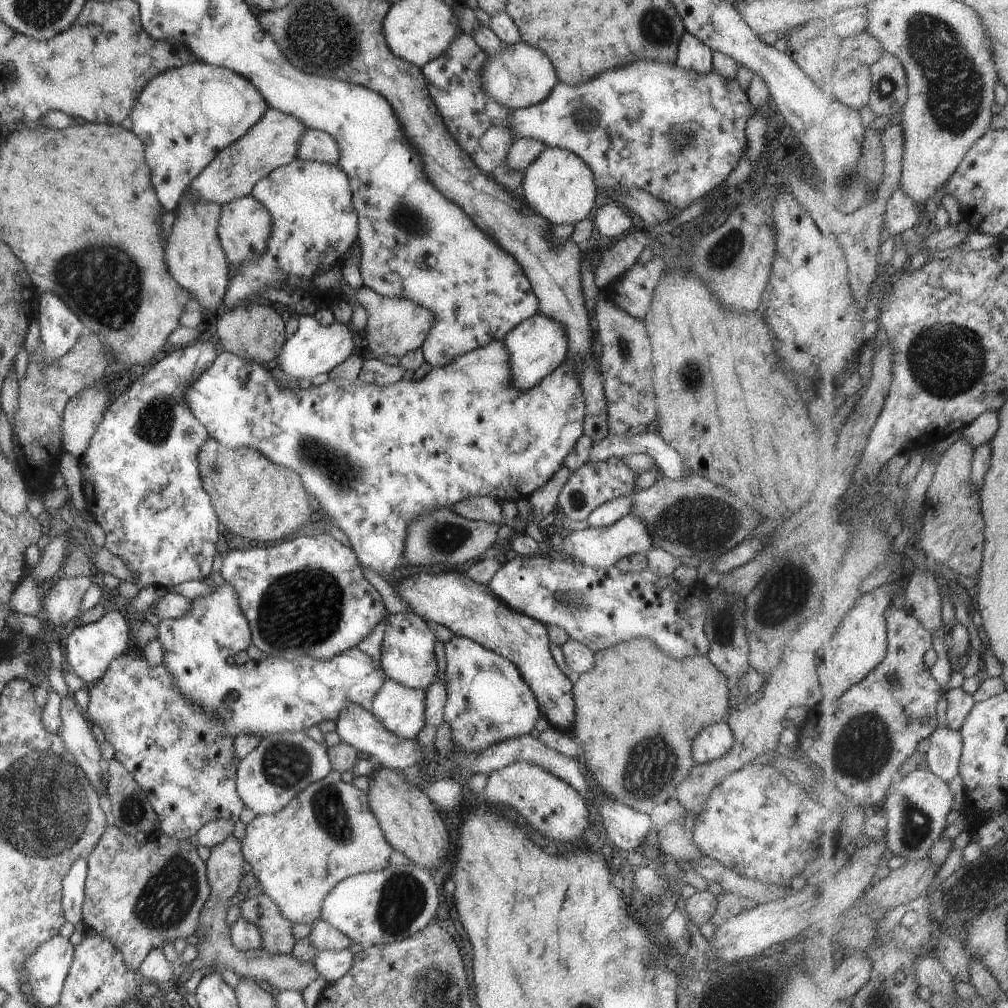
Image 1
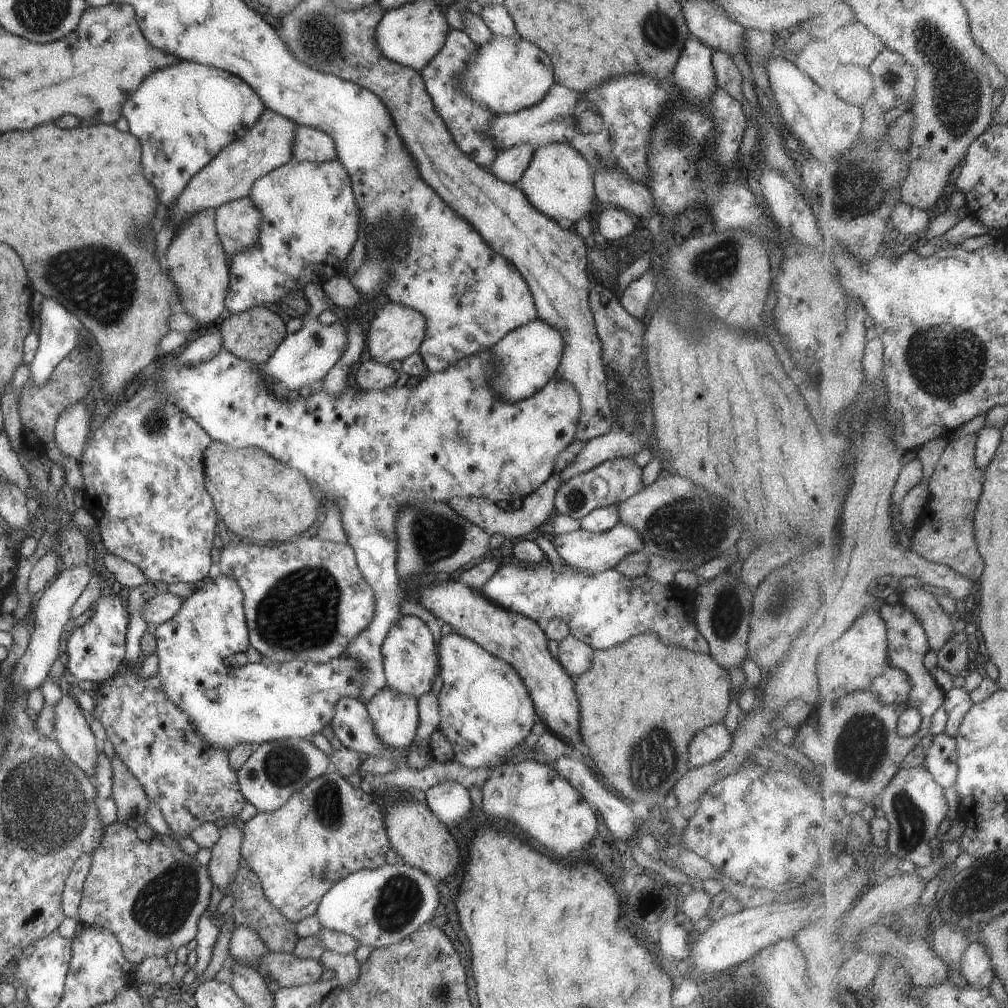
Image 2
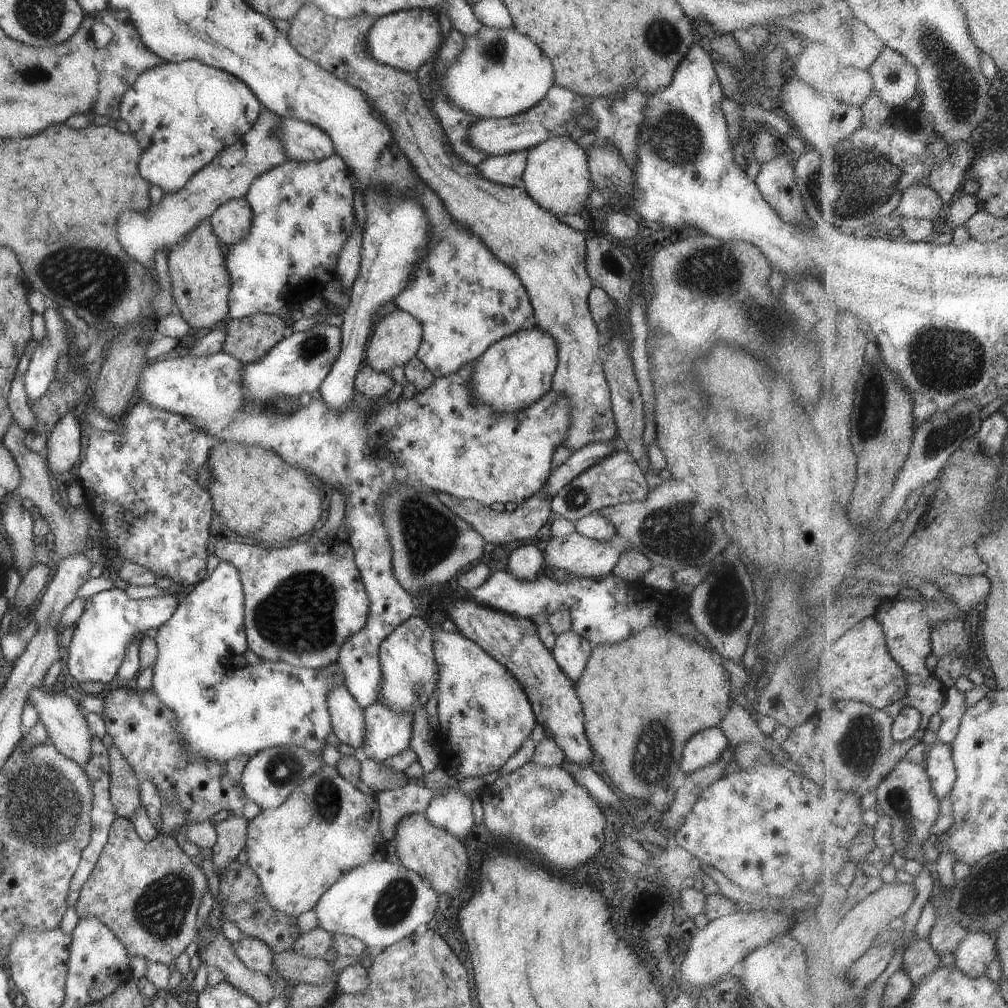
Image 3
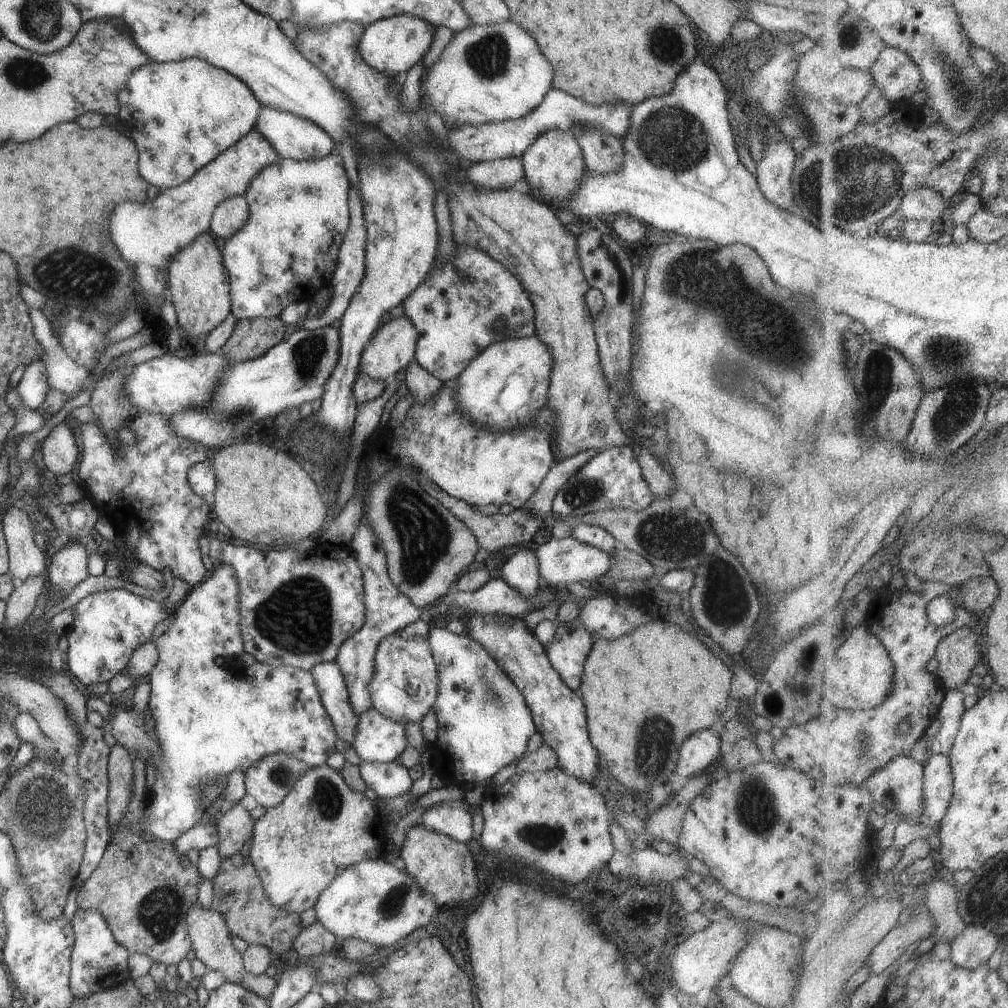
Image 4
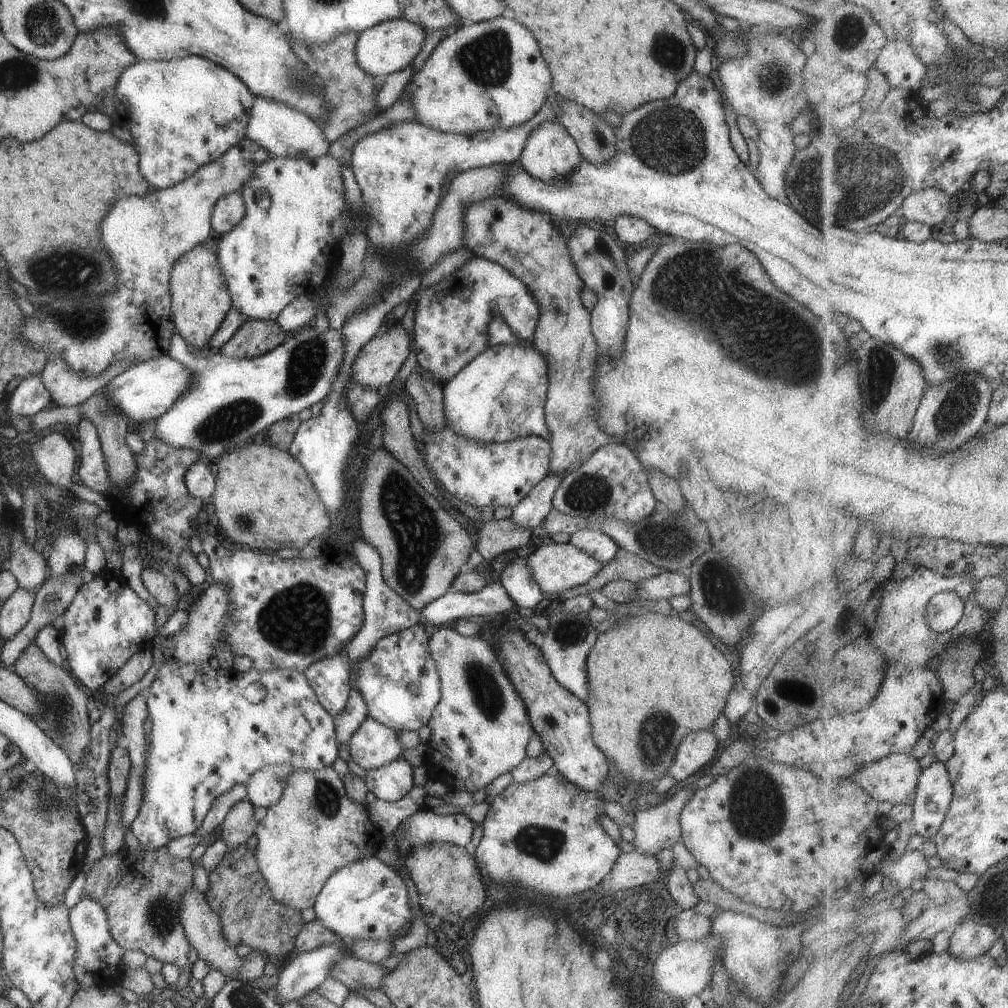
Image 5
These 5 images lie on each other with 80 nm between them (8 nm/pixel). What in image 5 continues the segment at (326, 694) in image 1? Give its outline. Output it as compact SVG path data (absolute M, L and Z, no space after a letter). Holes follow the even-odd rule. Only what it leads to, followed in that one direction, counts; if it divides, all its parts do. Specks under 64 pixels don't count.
M213 581L206 589L195 595L192 600L184 601L182 607L186 611L187 622L185 622L185 625L179 632L164 637L163 643L161 644L161 664L157 668L155 678L153 678L153 681L146 689L146 707L149 716L151 716L152 729L149 738L149 747L146 751L147 753L144 754L143 796L139 810L129 826L131 834L137 838L137 842L139 842L140 848L143 851L165 847L170 840L195 832L196 828L201 824L205 813L213 804L213 800L219 795L222 795L227 789L234 787L237 783L245 785L249 775L260 768L277 763L289 763L295 769L319 770L330 767L330 764L335 760L339 744L336 739L333 717L319 704L313 689L309 686L302 672L286 669L285 667L270 671L258 671L253 666L244 673L229 670L224 671L220 668L211 670L211 666L208 663L209 658L213 656L213 653L219 646L225 644L224 638L226 637L226 632L224 631L224 626L228 619L229 595L230 592L223 583ZM247 688L255 688L259 692L266 693L259 702L249 702L245 698L245 694L243 694Z

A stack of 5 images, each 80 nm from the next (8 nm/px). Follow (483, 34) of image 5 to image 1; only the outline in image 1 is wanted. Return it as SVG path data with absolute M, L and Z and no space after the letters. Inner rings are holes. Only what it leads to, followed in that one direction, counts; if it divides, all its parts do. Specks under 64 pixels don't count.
M519 41L514 45L505 45L494 55L487 55L480 70L482 89L503 106L515 109L541 103L558 82L553 65L547 55Z

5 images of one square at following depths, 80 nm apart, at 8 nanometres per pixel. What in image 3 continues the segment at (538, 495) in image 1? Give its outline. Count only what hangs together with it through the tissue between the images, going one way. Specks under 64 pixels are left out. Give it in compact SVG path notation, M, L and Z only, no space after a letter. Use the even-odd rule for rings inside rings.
M541 487L537 492L534 492L529 498L520 502L511 512L497 512L489 509L488 506L483 506L480 502L471 499L460 499L451 495L436 493L435 496L442 502L453 514L461 517L465 522L468 522L483 538L486 543L493 542L495 546L505 544L516 540L521 543L526 538L533 538L535 532L547 522L550 509L551 497L546 497L544 488Z

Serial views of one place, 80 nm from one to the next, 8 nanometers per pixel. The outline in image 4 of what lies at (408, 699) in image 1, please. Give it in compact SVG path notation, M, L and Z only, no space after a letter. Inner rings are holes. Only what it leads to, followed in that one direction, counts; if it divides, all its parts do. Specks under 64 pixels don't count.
M369 707L358 716L354 741L350 746L361 761L394 761L407 746L404 726Z

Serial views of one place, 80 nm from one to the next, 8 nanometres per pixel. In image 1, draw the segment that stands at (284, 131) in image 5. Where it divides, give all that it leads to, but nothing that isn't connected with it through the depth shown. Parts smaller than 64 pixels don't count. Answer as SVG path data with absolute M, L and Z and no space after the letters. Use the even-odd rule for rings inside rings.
M305 129L301 135L296 158L302 161L317 161L337 165L340 150L335 139L317 129Z

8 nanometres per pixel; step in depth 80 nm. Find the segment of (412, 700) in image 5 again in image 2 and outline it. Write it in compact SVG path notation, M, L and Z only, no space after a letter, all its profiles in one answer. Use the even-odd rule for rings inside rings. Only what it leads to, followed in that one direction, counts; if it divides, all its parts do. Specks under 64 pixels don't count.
M399 615L380 646L385 686L394 693L418 699L434 684L438 670L435 642L425 622L415 615Z

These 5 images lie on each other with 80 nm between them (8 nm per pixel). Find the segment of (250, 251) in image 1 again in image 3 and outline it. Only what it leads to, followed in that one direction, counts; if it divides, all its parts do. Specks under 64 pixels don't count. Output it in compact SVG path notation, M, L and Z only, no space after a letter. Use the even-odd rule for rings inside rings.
M245 197L221 203L209 216L210 225L222 246L242 241L252 221L252 210Z

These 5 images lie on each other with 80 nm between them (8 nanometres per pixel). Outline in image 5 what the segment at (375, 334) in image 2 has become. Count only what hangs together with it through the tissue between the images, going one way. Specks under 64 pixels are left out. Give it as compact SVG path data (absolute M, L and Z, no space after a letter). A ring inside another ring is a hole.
M401 324L393 325L379 336L373 335L357 352L348 382L382 392L407 358L413 344L410 336Z

